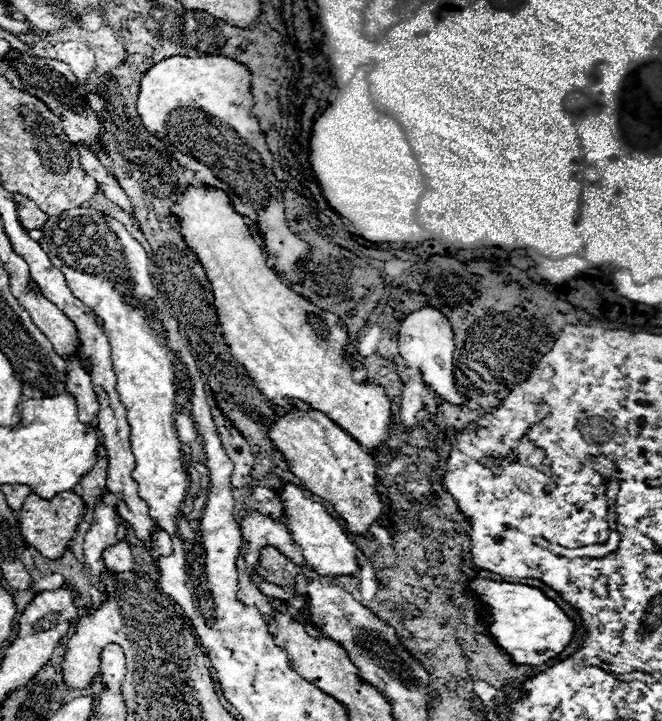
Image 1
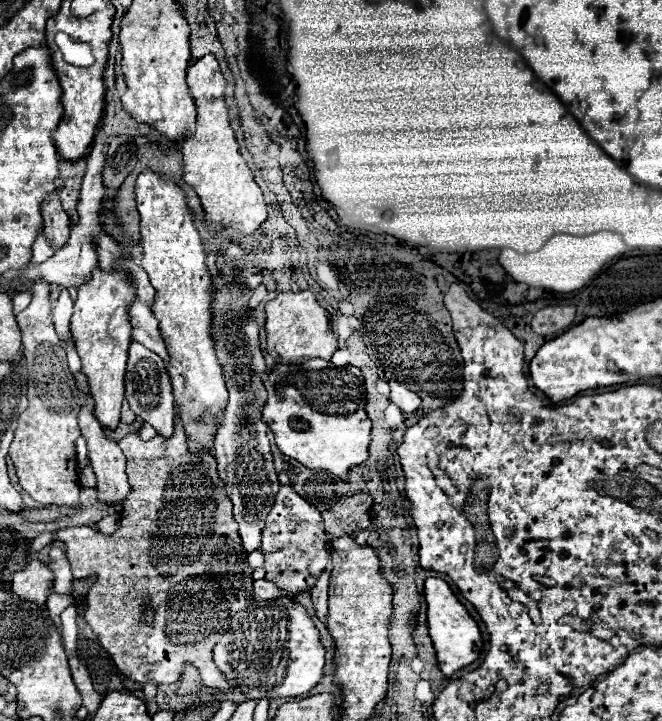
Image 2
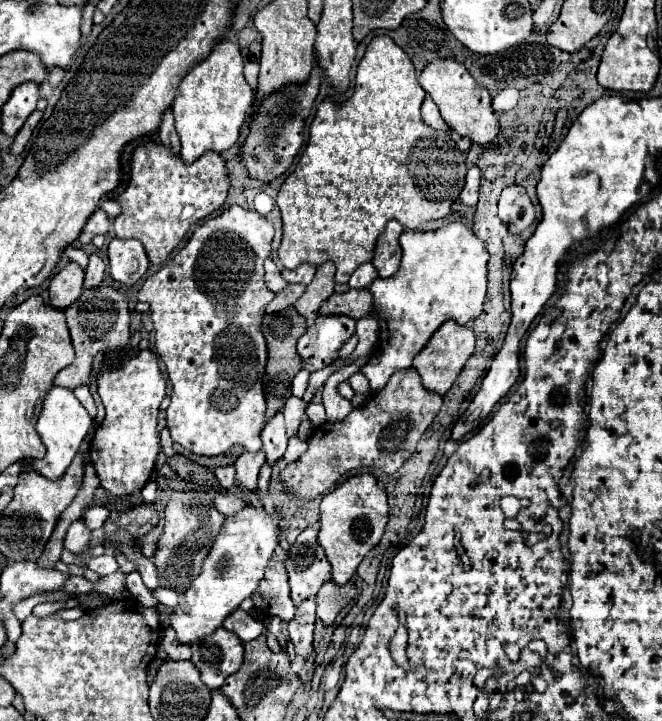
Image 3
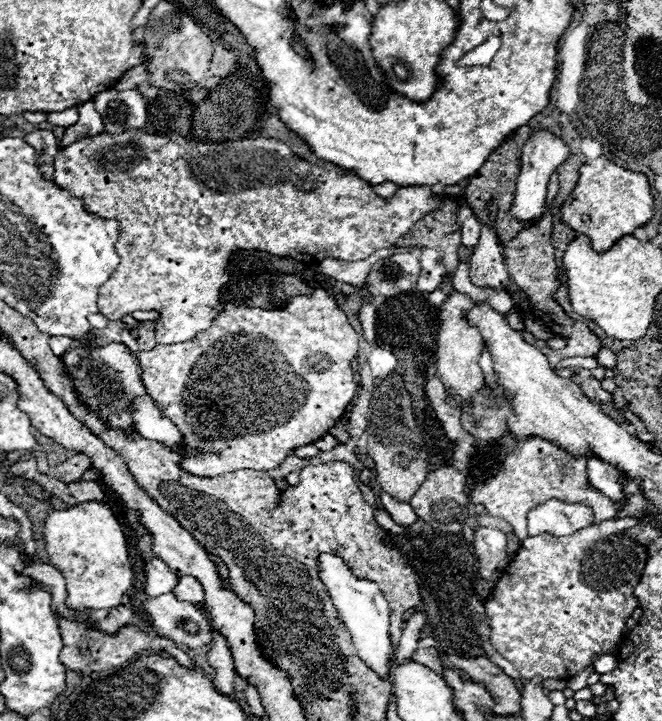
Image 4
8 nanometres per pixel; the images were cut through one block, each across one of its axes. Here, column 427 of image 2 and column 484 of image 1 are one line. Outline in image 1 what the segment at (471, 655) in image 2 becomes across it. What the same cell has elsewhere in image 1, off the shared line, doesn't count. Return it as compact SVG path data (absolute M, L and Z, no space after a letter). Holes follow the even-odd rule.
M472 580L470 590L480 596L484 604L490 606L490 630L496 642L514 658L518 664L544 664L556 658L574 638L576 622L566 616L566 612L540 588L510 582L492 580Z

